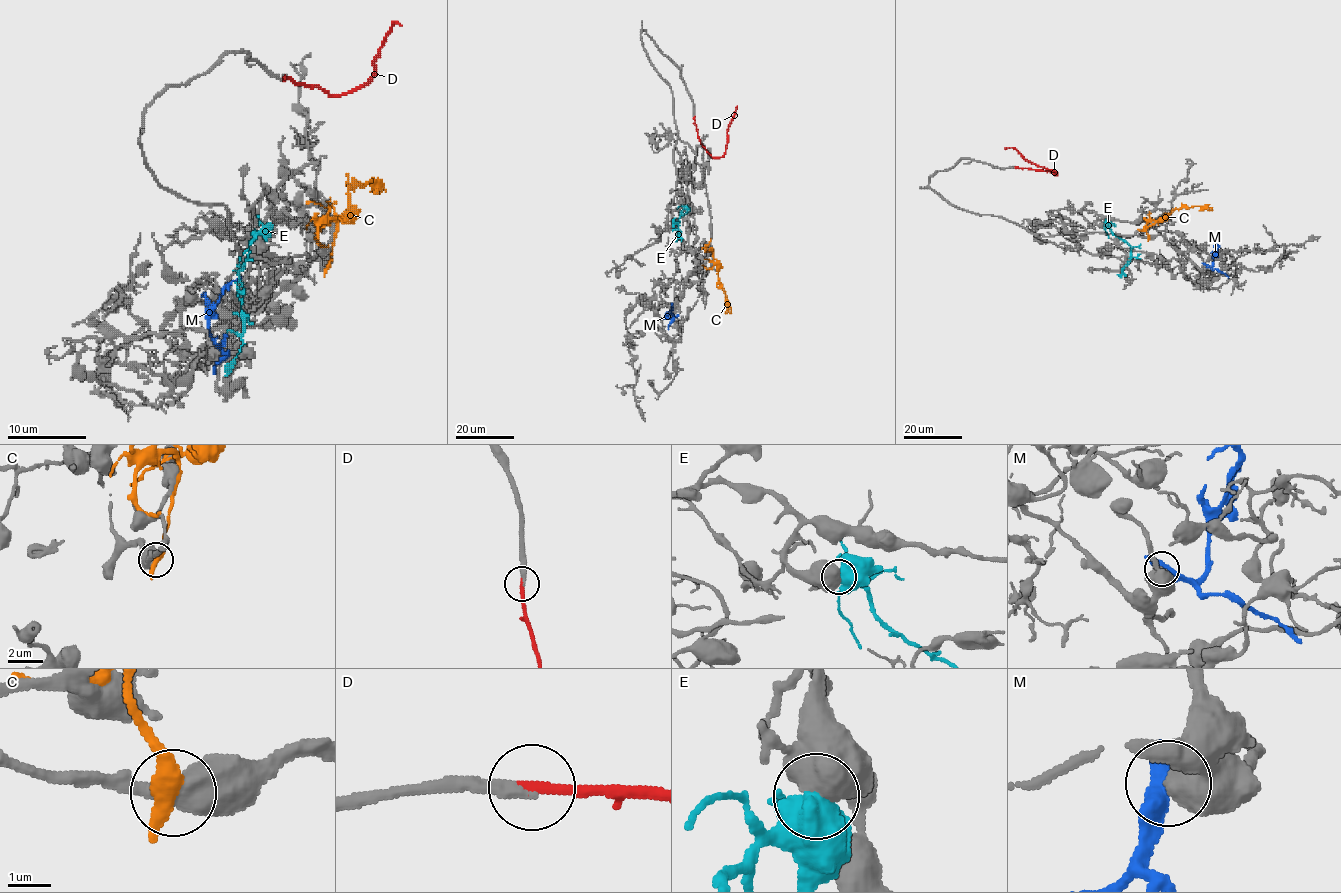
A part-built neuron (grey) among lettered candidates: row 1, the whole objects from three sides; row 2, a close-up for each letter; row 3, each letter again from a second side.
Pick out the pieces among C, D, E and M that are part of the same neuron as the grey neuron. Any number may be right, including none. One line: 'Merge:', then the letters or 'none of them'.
Merge: D, E

